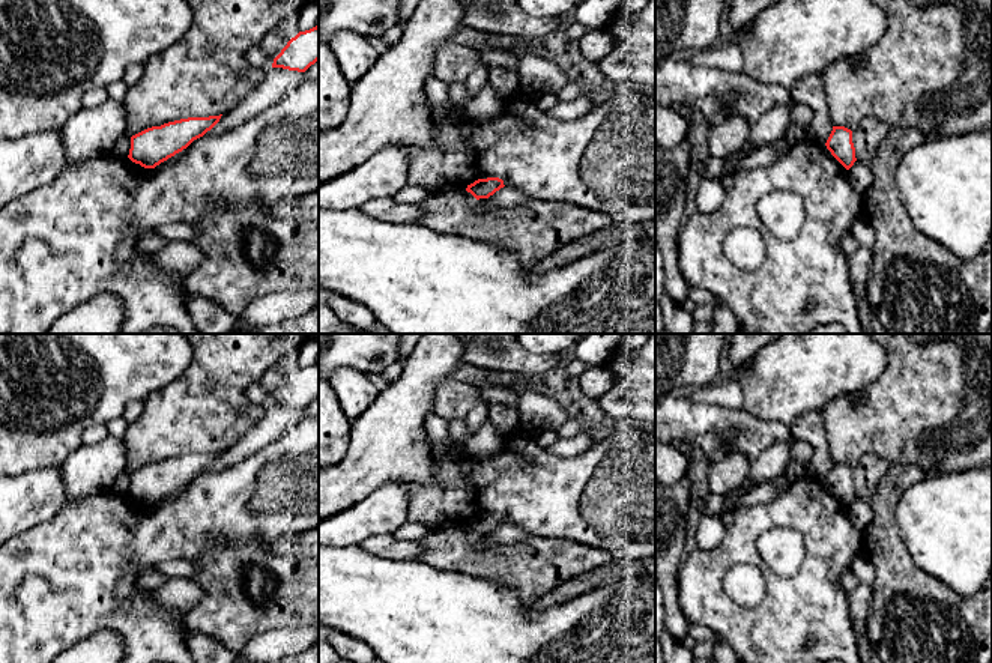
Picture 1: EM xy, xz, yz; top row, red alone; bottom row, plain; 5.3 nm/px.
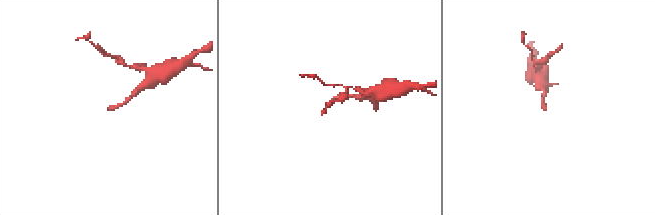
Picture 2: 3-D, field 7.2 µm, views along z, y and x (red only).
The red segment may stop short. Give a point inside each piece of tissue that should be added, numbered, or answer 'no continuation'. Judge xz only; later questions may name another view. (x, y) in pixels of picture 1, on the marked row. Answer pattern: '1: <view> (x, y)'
no continuation

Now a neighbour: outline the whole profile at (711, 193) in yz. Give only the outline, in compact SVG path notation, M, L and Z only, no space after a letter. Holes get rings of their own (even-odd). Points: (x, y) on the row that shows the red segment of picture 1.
M723 174L715 179L703 177L696 194L696 210L712 215L721 206L724 197Z

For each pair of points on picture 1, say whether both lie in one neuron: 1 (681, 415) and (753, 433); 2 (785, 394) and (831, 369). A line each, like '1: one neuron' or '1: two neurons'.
1: one neuron
2: one neuron

